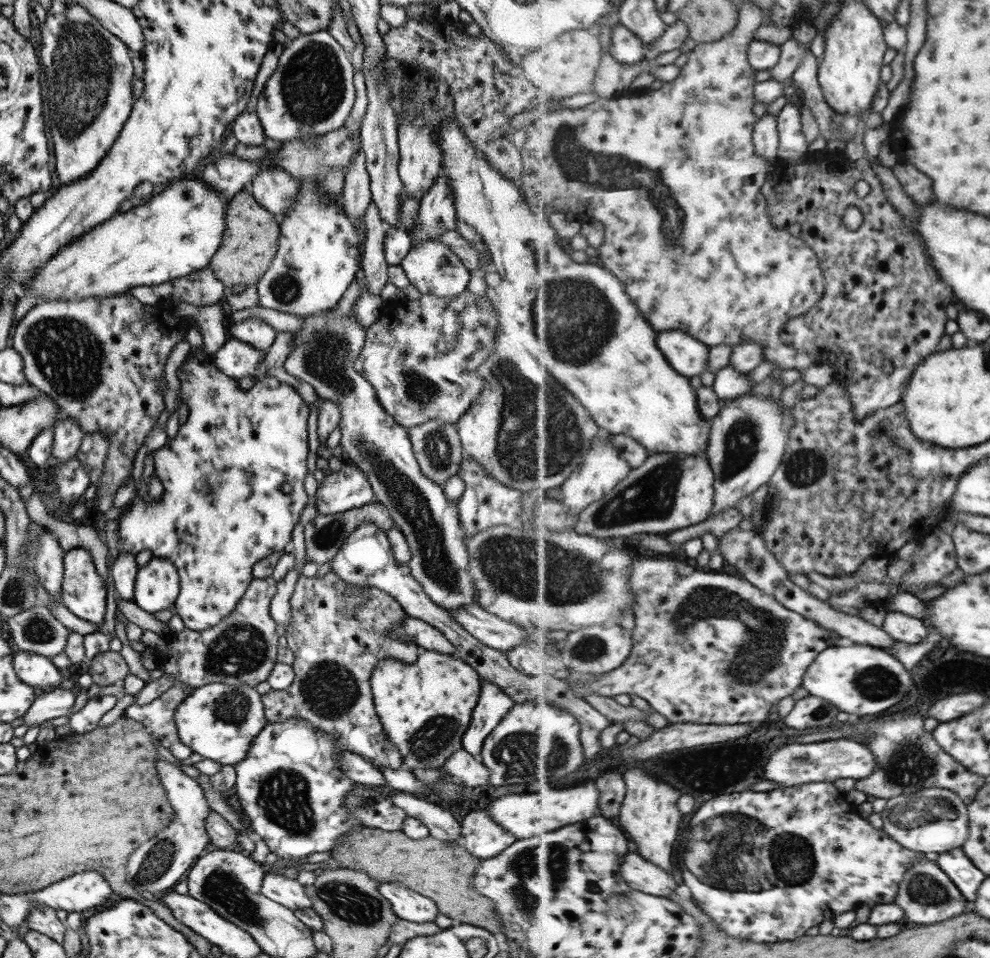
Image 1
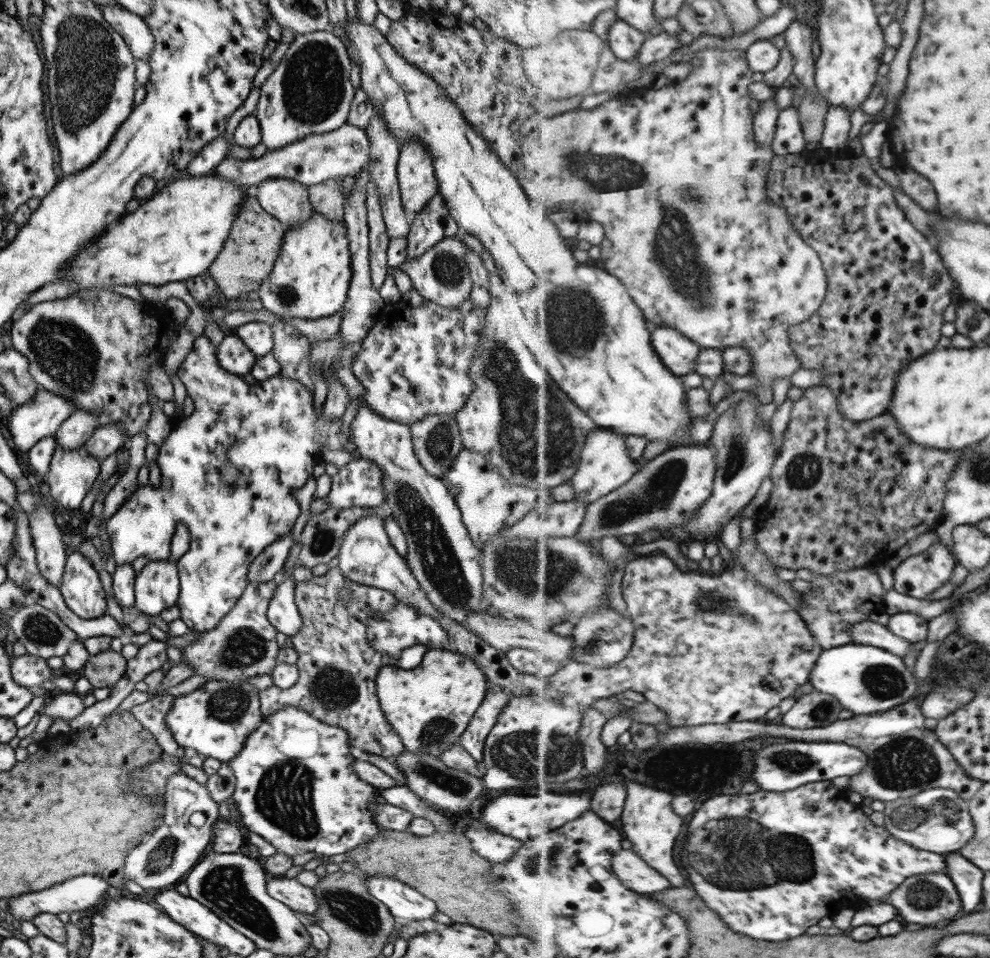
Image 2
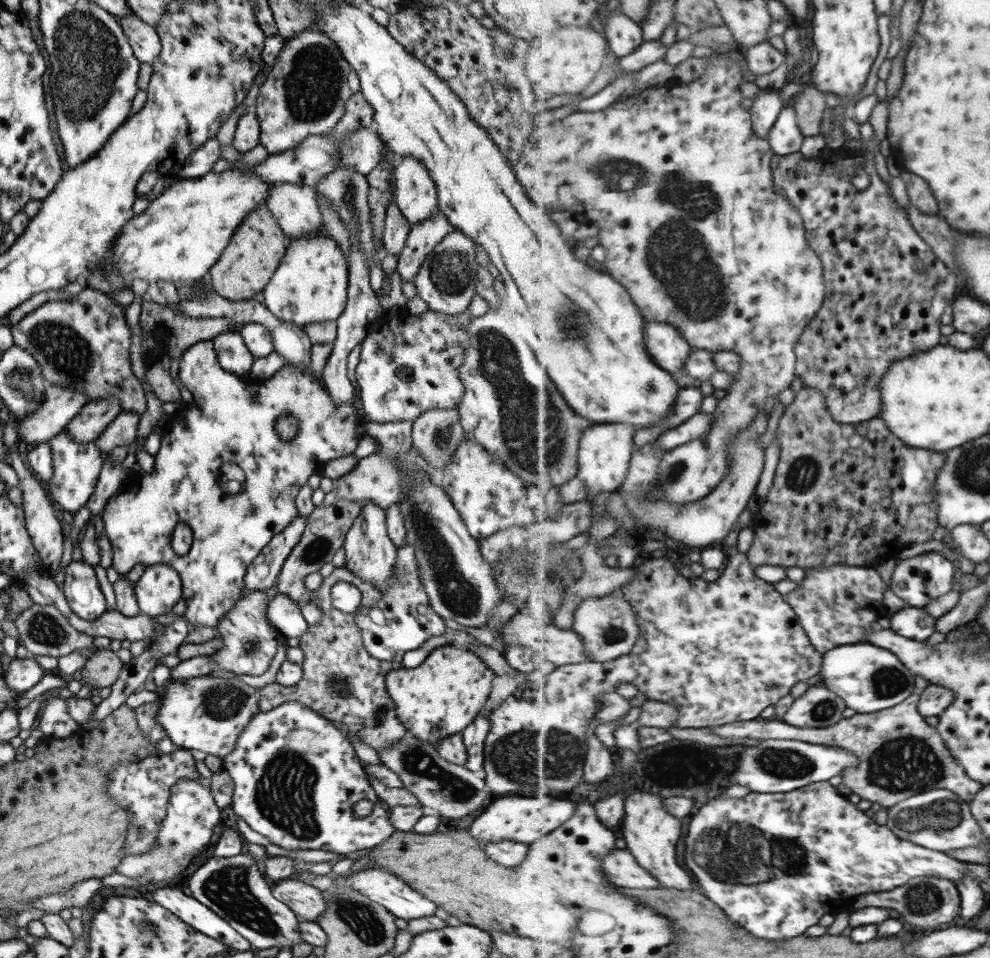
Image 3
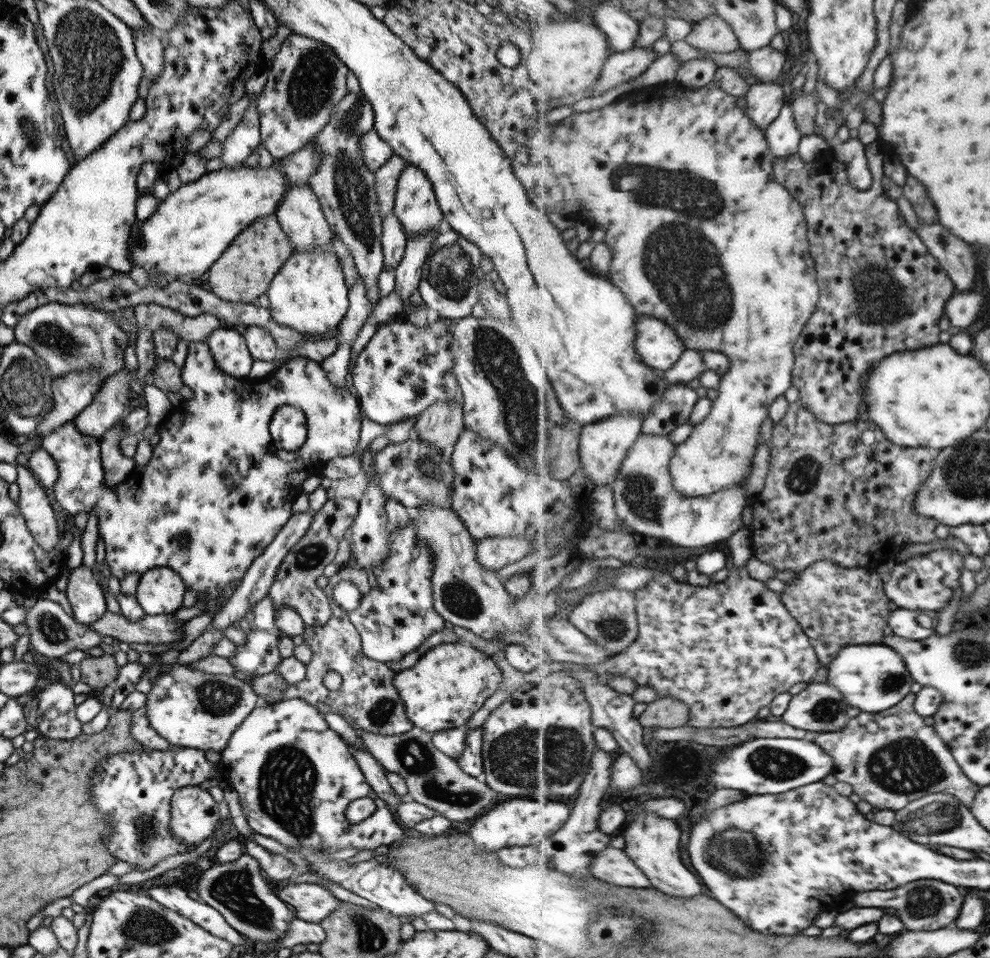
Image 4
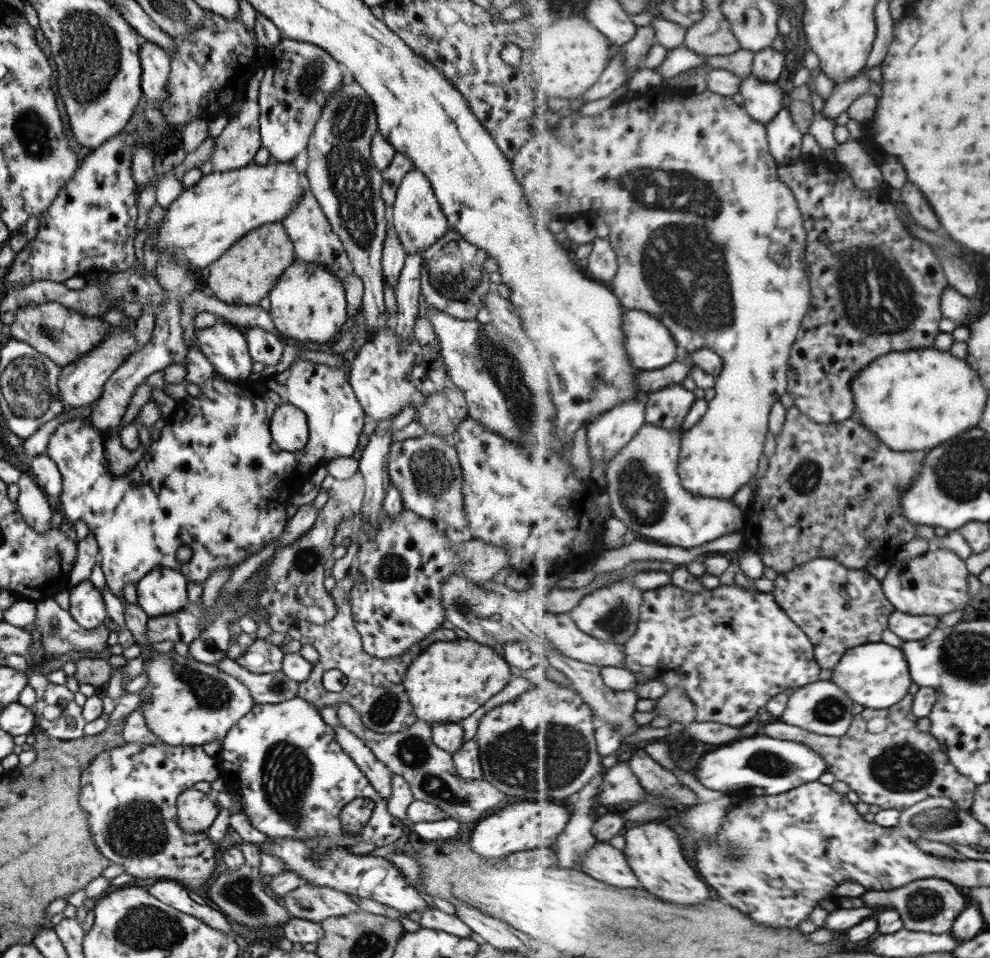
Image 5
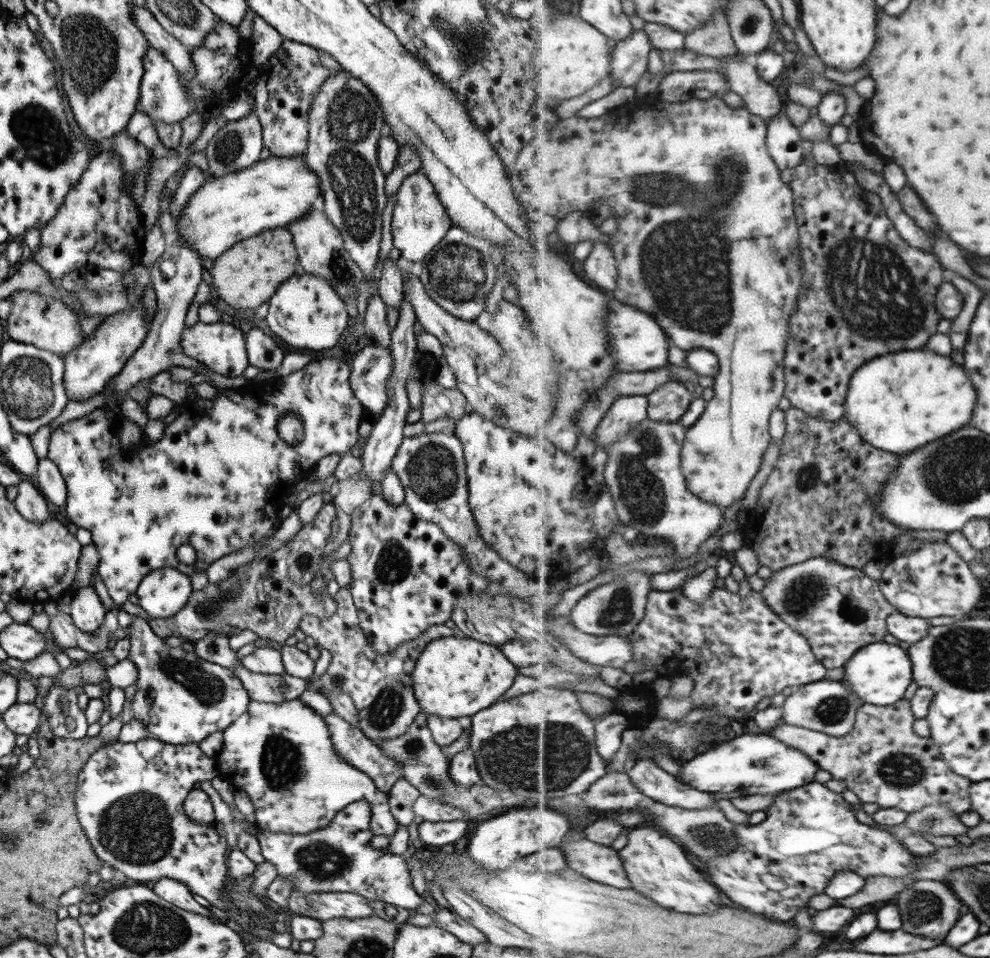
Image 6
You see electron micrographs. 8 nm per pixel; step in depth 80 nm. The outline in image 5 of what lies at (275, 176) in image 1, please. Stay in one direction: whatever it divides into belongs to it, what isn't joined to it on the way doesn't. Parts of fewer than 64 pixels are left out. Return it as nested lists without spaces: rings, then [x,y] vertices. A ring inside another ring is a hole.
[[[311,191],[304,192],[304,195],[293,205],[280,223],[292,242],[295,259],[323,265],[340,280],[340,283],[344,283],[343,279],[352,271],[350,260],[345,258],[346,252],[343,252],[341,241],[333,234],[328,220],[323,216],[321,207]]]

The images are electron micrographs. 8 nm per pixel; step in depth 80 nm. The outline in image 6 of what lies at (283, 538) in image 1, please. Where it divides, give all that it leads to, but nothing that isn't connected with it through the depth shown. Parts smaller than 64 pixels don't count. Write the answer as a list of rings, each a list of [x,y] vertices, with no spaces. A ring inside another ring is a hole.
[[[337,357],[323,358],[323,360],[312,361],[305,364],[303,368],[293,371],[288,376],[275,377],[271,376],[270,379],[261,381],[257,384],[249,383],[244,388],[235,389],[217,389],[215,398],[201,399],[197,397],[192,389],[192,385],[188,385],[187,396],[175,402],[173,409],[175,409],[175,418],[165,426],[163,436],[157,442],[148,441],[145,436],[142,436],[140,444],[133,447],[131,450],[123,450],[119,443],[119,428],[122,419],[110,420],[106,416],[106,410],[99,407],[84,415],[83,417],[71,420],[61,427],[55,429],[49,436],[48,451],[46,457],[56,464],[59,469],[60,475],[63,477],[66,484],[66,497],[64,506],[61,508],[63,511],[62,517],[73,529],[85,528],[90,532],[90,538],[95,545],[95,550],[98,554],[98,561],[96,566],[96,573],[101,578],[109,598],[112,602],[121,605],[132,592],[135,592],[137,585],[141,580],[151,571],[159,568],[173,568],[181,574],[191,578],[195,571],[205,571],[209,564],[219,560],[225,554],[237,552],[243,547],[253,546],[270,536],[280,525],[281,519],[277,517],[279,510],[292,499],[293,486],[295,482],[304,483],[308,476],[312,473],[316,462],[321,460],[323,456],[330,454],[344,454],[348,452],[355,444],[357,444],[357,427],[359,427],[361,418],[365,415],[362,404],[353,396],[351,387],[348,383],[349,366],[338,360]],[[287,411],[293,412],[301,420],[302,438],[299,443],[295,445],[287,445],[277,437],[277,419]],[[181,544],[189,544],[195,552],[195,561],[192,564],[180,563],[175,557],[175,550]]]

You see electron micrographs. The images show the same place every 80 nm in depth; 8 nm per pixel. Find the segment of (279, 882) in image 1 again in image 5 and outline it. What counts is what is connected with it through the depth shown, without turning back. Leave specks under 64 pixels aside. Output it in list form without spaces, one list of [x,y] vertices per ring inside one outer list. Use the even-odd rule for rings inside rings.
[[[302,883],[282,898],[283,907],[290,917],[315,923],[333,916],[359,912],[359,908],[345,893],[309,883]]]

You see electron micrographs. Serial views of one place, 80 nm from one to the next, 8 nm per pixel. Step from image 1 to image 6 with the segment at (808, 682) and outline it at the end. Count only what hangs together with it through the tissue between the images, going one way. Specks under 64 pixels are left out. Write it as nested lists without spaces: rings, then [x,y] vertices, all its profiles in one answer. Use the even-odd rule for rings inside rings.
[[[884,641],[860,648],[843,667],[844,676],[841,681],[867,704],[890,706],[899,703],[914,682],[913,663],[908,649],[903,650]]]

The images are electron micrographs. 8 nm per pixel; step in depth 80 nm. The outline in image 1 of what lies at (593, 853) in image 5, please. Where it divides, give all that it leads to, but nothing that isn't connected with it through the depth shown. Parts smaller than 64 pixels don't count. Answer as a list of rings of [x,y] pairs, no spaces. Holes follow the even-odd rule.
[[[639,854],[625,856],[620,873],[634,889],[653,896],[671,896],[680,882],[667,869],[645,860]]]

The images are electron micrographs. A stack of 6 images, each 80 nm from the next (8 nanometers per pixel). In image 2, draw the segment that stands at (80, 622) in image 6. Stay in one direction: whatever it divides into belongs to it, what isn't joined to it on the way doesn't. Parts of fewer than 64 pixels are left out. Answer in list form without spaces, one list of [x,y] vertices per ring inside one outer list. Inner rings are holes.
[[[74,550],[66,555],[62,582],[58,586],[66,607],[84,619],[95,619],[106,612],[105,596],[91,561]]]

